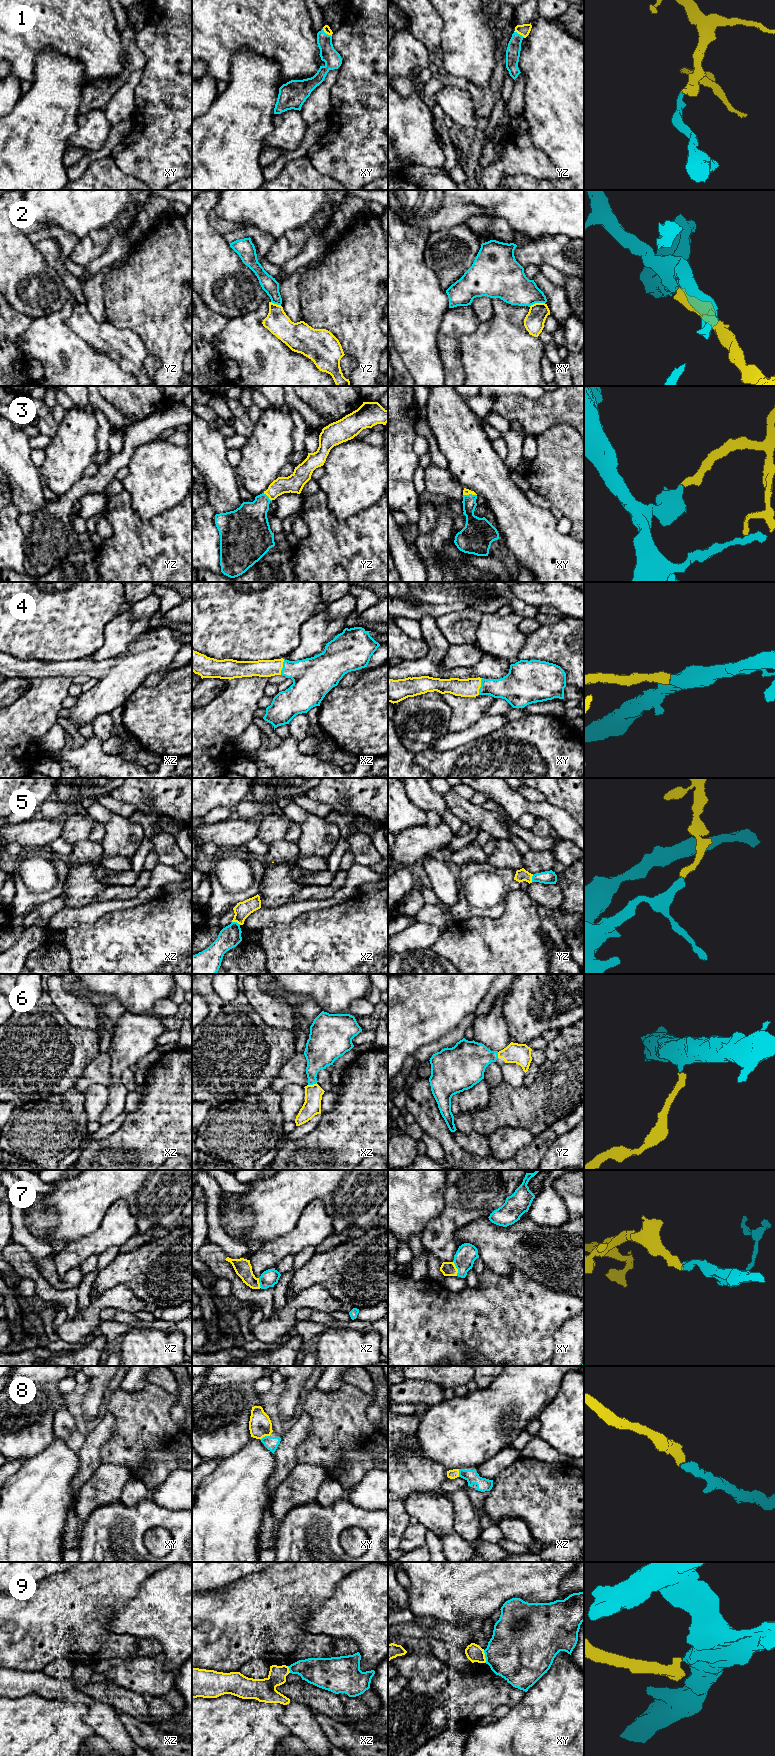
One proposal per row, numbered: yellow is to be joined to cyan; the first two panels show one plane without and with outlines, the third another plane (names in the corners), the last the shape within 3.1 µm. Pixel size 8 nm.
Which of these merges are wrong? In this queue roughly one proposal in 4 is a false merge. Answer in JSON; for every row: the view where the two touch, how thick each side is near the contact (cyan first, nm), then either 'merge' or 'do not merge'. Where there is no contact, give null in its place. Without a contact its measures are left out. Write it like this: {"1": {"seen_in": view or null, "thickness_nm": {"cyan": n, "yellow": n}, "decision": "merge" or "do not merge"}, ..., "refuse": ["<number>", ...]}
{"1": {"seen_in": "xy", "thickness_nm": {"cyan": 140, "yellow": 60}, "decision": "merge"}, "2": {"seen_in": "xy", "thickness_nm": {"cyan": 280, "yellow": 160}, "decision": "do not merge"}, "3": {"seen_in": "xy", "thickness_nm": {"cyan": 140, "yellow": 50}, "decision": "merge"}, "4": {"seen_in": "xy", "thickness_nm": {"cyan": 220, "yellow": 150}, "decision": "merge"}, "5": {"seen_in": "xz", "thickness_nm": {"cyan": 180, "yellow": 140}, "decision": "merge"}, "6": {"seen_in": "xz", "thickness_nm": {"cyan": 220, "yellow": 140}, "decision": "merge"}, "7": {"seen_in": "xy", "thickness_nm": {"cyan": 160, "yellow": 110}, "decision": "merge"}, "8": {"seen_in": "xy", "thickness_nm": {"cyan": 110, "yellow": 180}, "decision": "merge"}, "9": {"seen_in": "xy", "thickness_nm": {"cyan": 460, "yellow": 140}, "decision": "do not merge"}, "refuse": ["2", "9"]}

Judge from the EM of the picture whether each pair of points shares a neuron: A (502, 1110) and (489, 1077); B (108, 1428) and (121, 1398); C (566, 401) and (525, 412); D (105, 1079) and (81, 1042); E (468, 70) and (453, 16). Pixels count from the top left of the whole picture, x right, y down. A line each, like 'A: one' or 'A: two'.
A: two
B: two
C: one
D: two
E: one

